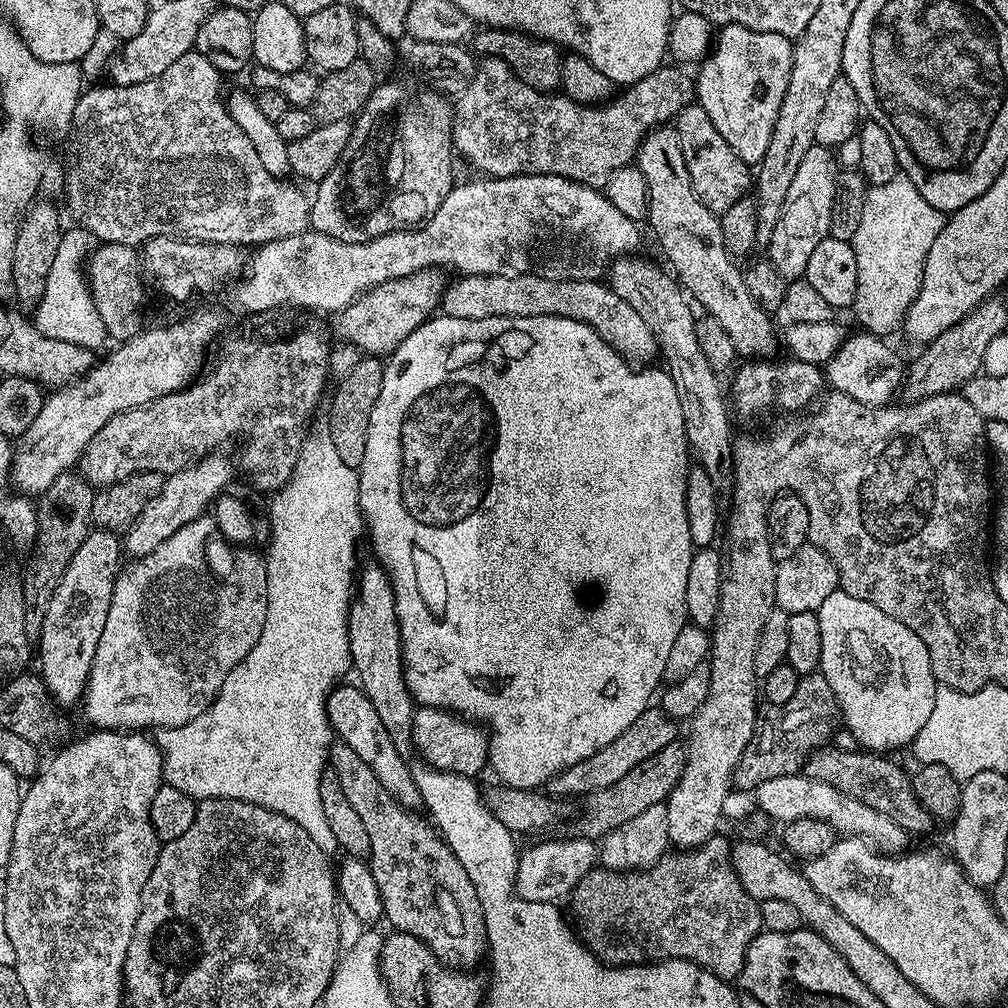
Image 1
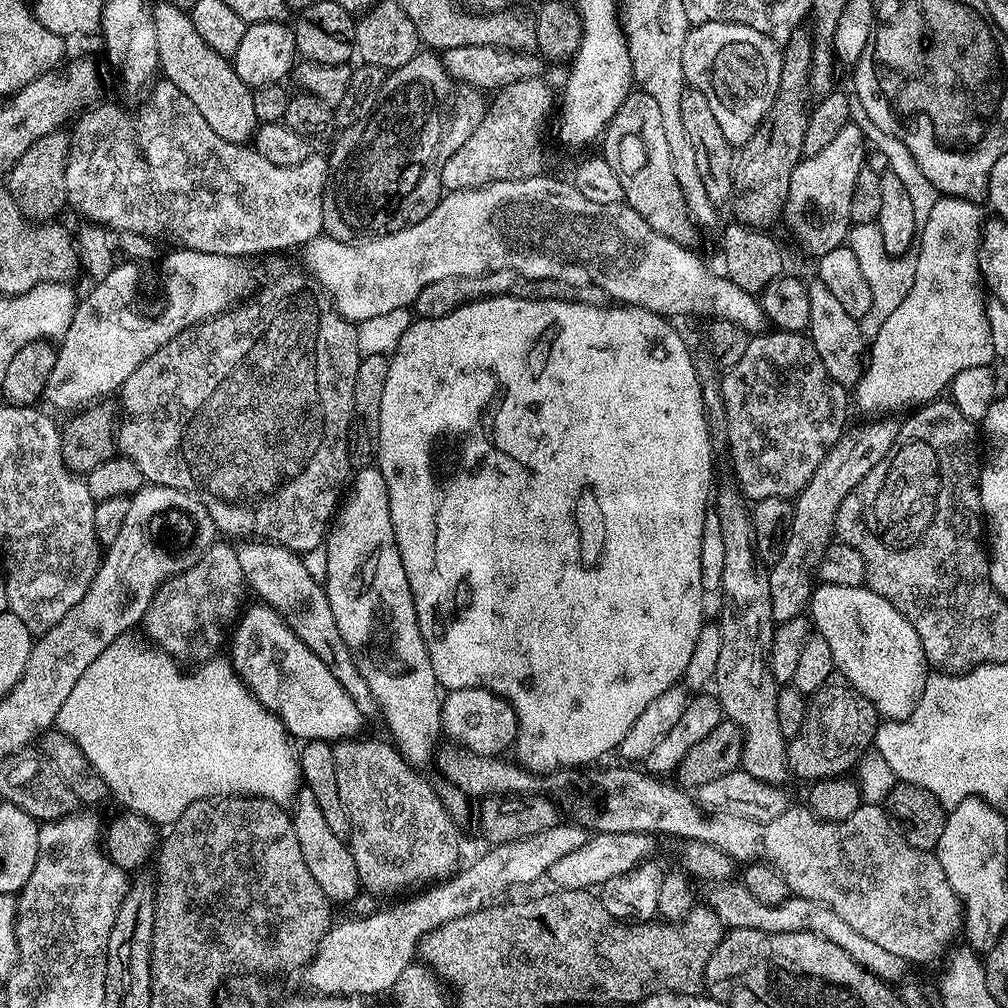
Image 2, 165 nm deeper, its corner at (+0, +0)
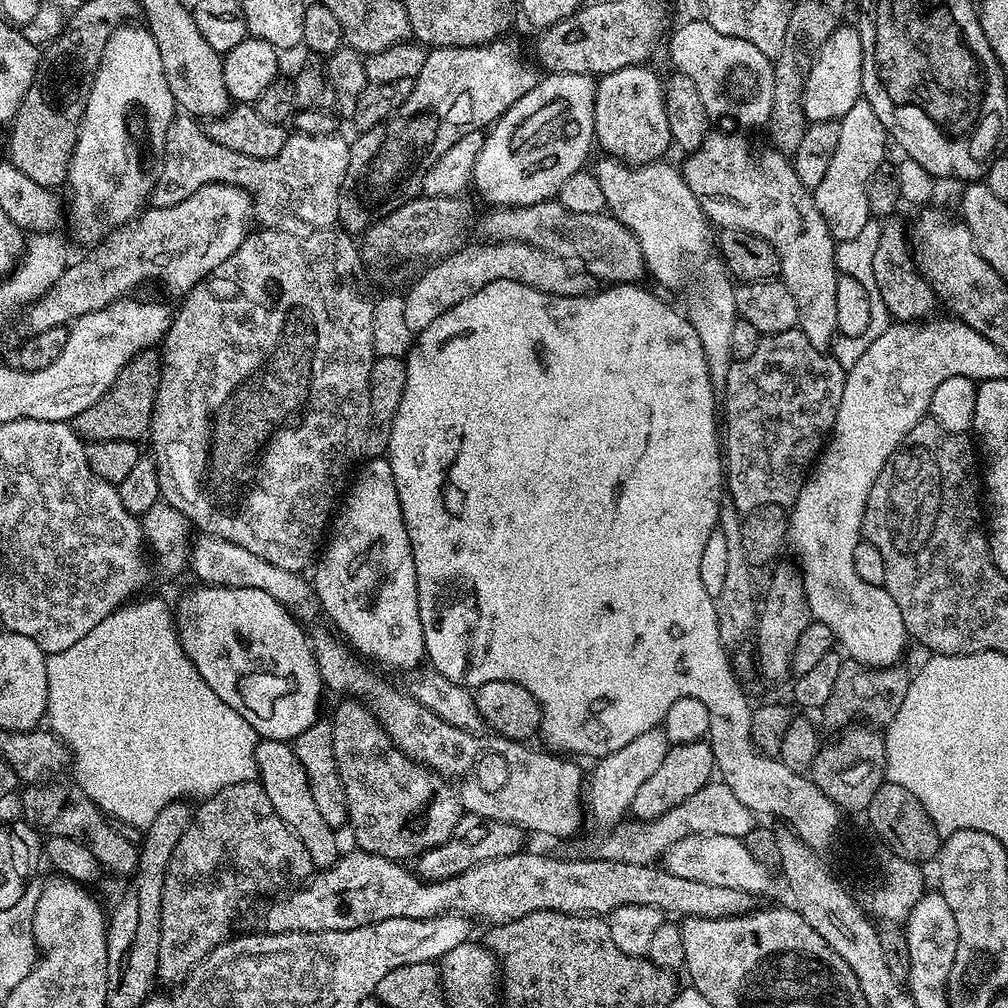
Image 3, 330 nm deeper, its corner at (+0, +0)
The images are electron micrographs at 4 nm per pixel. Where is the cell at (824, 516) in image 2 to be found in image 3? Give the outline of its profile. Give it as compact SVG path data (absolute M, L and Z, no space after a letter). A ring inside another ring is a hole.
M780 568L776 577L768 584L768 593L763 593L762 607L759 609L754 629L756 640L756 664L760 672L768 680L789 679L794 658L794 646L806 626L813 622L812 611L806 598L804 578L788 568ZM793 572L793 573L792 573Z

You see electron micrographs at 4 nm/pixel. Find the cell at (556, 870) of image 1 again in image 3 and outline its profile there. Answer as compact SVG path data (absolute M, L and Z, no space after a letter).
M687 836L682 838L682 842L674 842L663 853L662 864L670 874L678 874L678 878L707 882L710 886L730 886L730 890L753 894L768 888L769 869L757 862L738 836Z

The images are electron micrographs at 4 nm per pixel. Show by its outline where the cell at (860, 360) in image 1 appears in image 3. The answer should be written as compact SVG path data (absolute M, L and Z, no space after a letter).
M713 131L706 137L700 149L683 157L682 175L705 216L717 229L744 228L774 246L774 250L780 255L779 279L784 281L786 290L790 290L794 303L798 306L798 331L806 334L806 338L810 338L811 344L816 348L828 350L838 336L838 309L834 299L838 291L837 241L832 239L830 230L818 210L815 195L810 194L802 182L798 182L791 159L783 152L767 151L761 156L755 156L742 137L723 136L722 133Z

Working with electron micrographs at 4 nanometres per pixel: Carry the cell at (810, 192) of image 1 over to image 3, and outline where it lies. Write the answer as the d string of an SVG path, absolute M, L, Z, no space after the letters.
M865 99L859 100L838 121L838 147L834 150L834 158L826 170L826 178L818 182L814 190L816 205L830 230L832 239L839 242L855 238L862 231L862 226L870 223L866 186L870 178L885 163L884 140L886 133L882 122L878 122L878 114Z

